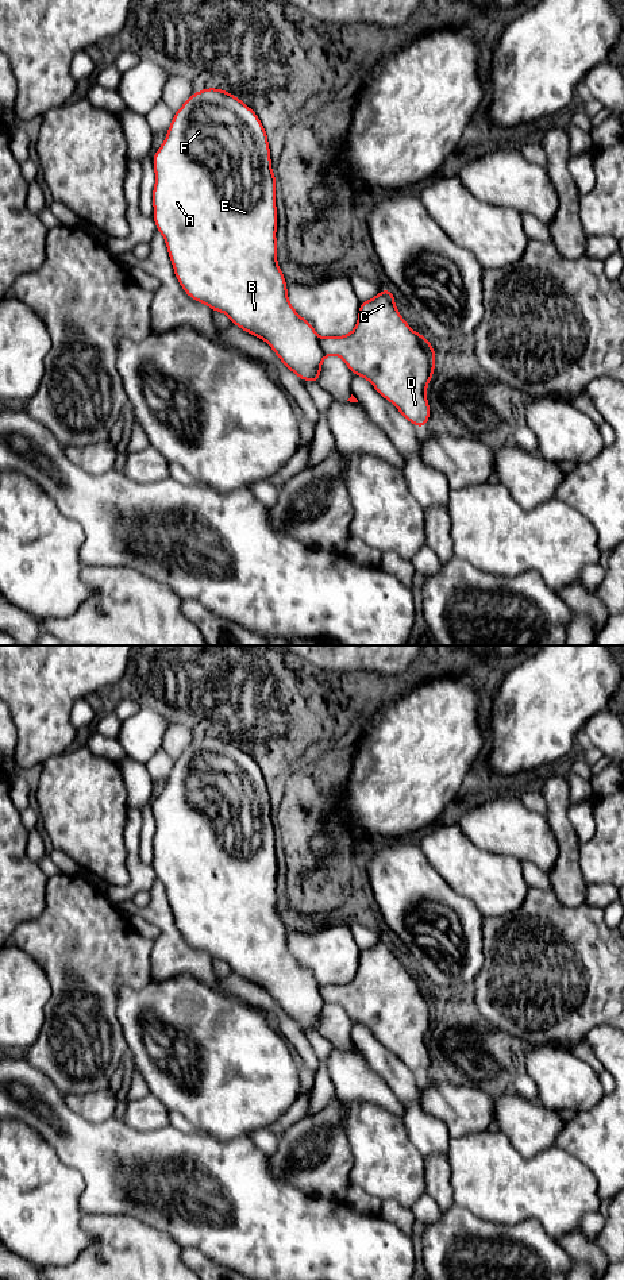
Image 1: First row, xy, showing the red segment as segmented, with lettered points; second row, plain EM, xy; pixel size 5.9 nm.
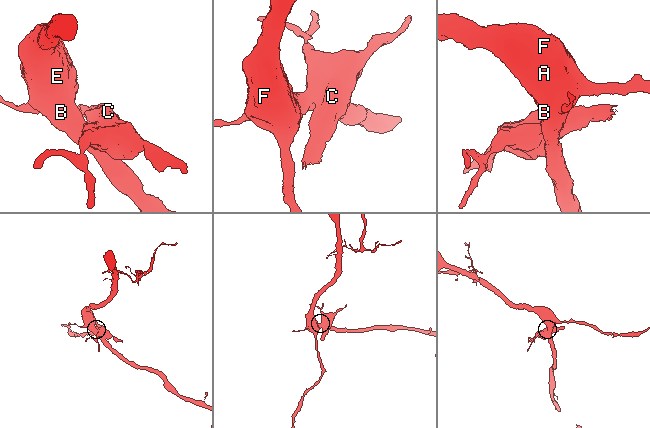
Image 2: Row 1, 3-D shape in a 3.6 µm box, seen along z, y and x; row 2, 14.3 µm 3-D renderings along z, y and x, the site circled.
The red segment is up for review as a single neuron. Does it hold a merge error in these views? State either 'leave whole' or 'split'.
split

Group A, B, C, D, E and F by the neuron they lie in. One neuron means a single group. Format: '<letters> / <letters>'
A B E F / C D

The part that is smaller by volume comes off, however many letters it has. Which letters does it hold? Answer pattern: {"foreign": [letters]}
{"foreign": ["C", "D"]}

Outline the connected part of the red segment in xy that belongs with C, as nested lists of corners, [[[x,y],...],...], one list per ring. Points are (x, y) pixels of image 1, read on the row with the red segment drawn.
[[[384,288],[374,298],[361,301],[358,323],[346,336],[320,338],[324,356],[340,356],[353,375],[366,378],[374,389],[413,425],[425,428],[431,408],[425,397],[436,363],[435,348],[416,334],[396,308],[394,294]]]

